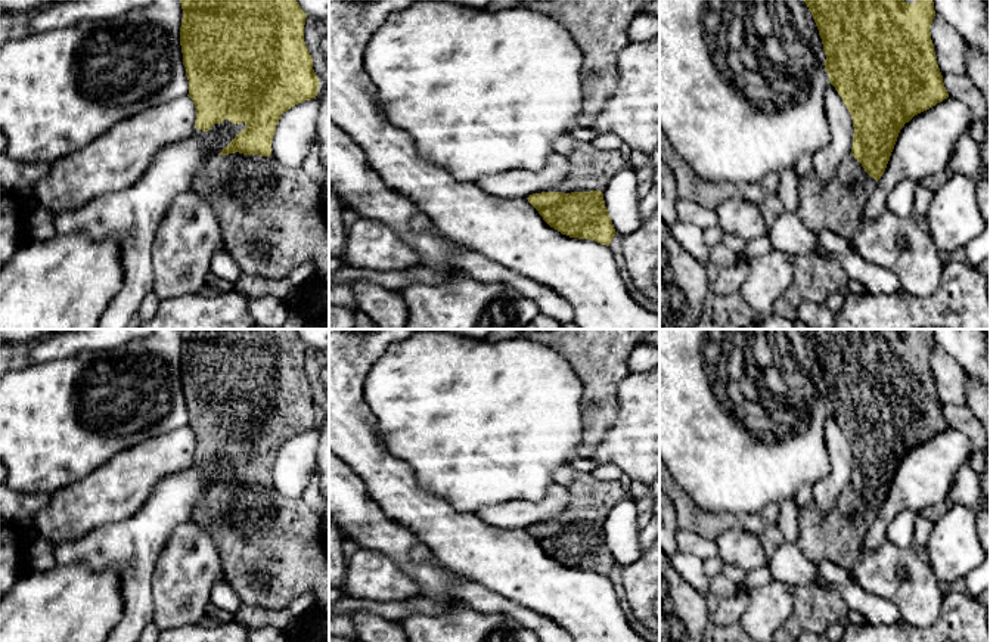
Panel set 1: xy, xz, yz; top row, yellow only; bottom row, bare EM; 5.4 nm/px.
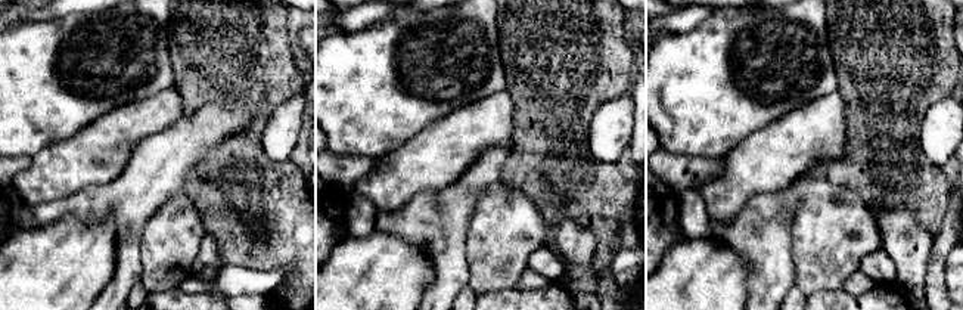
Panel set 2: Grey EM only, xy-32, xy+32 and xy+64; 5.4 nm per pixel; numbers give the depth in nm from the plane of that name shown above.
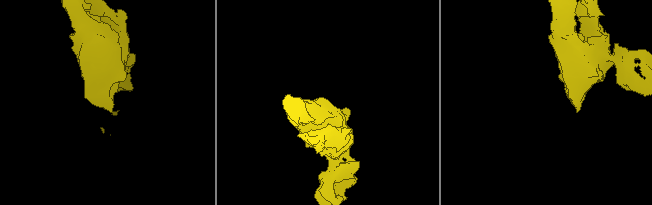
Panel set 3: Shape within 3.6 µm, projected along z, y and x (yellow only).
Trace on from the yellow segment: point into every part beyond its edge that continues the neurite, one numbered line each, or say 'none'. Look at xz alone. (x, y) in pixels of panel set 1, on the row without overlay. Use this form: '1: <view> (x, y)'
1: xz (592, 499)

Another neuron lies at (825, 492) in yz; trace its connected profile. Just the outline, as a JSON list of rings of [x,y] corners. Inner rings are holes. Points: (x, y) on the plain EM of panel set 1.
[[[831,413],[825,422],[825,446],[829,474],[813,484],[811,499],[823,514],[828,514],[842,490],[851,484],[854,463],[851,446]]]

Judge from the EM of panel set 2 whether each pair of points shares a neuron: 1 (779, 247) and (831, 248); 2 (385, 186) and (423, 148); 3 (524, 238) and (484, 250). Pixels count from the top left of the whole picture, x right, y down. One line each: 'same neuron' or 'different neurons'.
1: different neurons
2: same neuron
3: same neuron

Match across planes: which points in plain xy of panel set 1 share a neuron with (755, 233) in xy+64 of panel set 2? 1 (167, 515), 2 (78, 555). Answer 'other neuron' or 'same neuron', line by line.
1: same neuron
2: same neuron

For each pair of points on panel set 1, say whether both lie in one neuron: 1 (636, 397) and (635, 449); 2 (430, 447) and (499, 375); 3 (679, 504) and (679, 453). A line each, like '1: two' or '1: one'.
1: one
2: one
3: two

